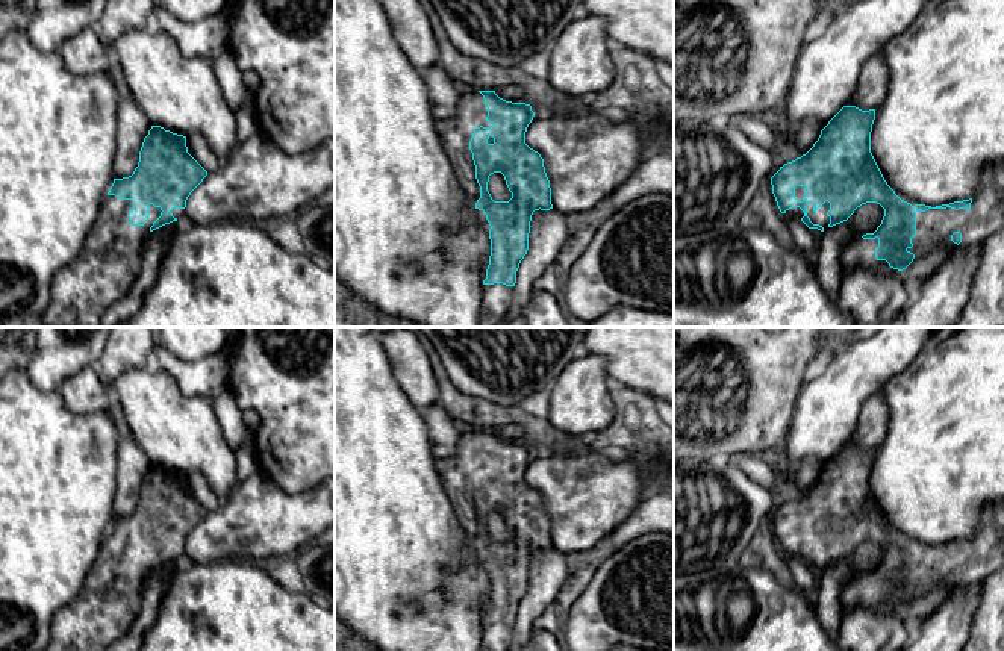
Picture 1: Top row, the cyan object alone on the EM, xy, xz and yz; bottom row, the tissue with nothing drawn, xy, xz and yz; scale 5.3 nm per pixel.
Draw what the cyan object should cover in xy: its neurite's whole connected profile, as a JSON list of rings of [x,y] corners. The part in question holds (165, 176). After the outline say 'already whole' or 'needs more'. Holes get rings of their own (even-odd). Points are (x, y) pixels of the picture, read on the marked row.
[[[151,126],[138,167],[132,176],[114,179],[80,253],[55,276],[48,307],[32,327],[101,327],[103,313],[127,295],[141,271],[145,236],[185,220],[186,200],[206,176],[207,171],[188,153],[186,136]]]; needs more

